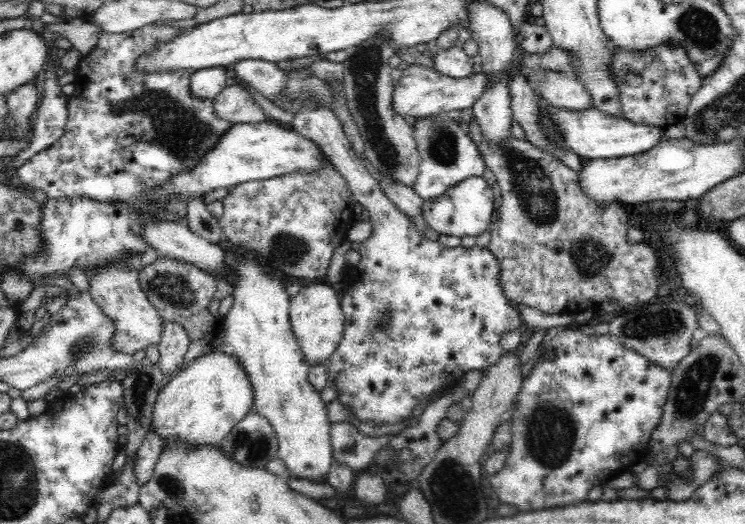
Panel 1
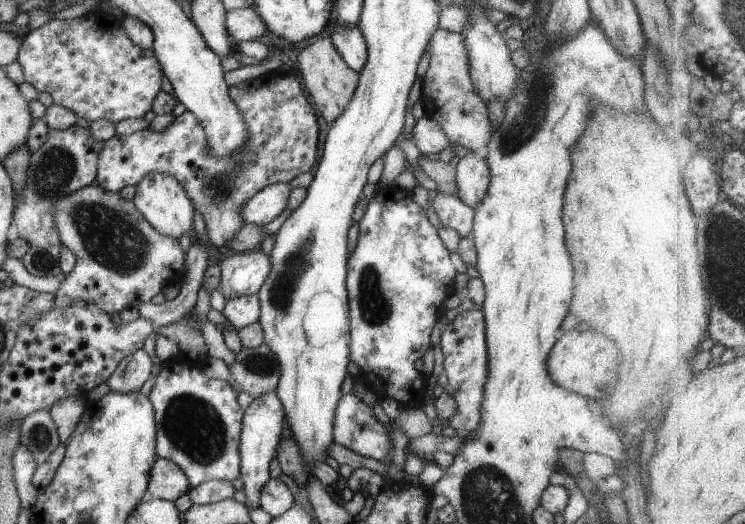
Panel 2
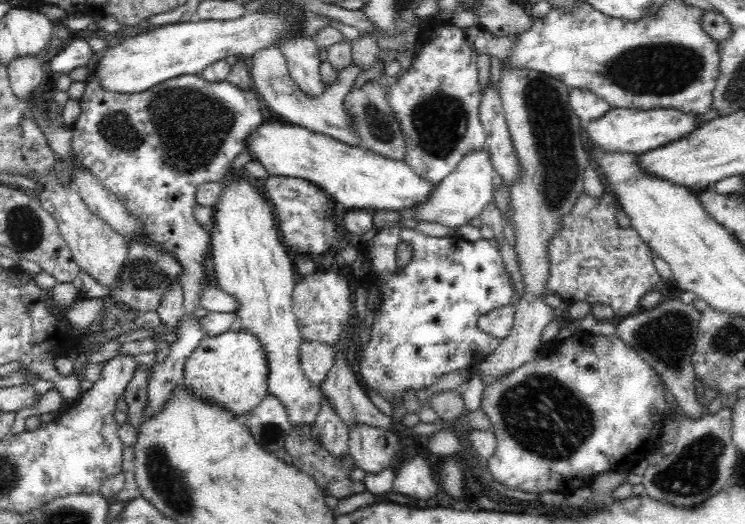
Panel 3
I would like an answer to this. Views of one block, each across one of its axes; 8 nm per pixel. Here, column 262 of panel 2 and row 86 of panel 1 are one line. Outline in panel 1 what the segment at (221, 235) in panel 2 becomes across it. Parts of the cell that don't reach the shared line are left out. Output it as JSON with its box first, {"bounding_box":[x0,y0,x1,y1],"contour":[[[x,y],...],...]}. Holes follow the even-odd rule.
{"bounding_box":[17,24,233,202],"contour":[[[147,24],[122,34],[102,31],[96,46],[80,58],[76,66],[75,89],[66,102],[68,120],[64,135],[18,167],[17,174],[23,184],[44,190],[47,198],[85,196],[98,202],[136,202],[144,190],[160,186],[176,172],[198,164],[233,124],[214,115],[211,100],[196,99],[188,93],[191,71],[180,68],[139,72],[136,66],[139,56],[151,53],[159,44],[174,40],[181,32],[167,24]]]}

